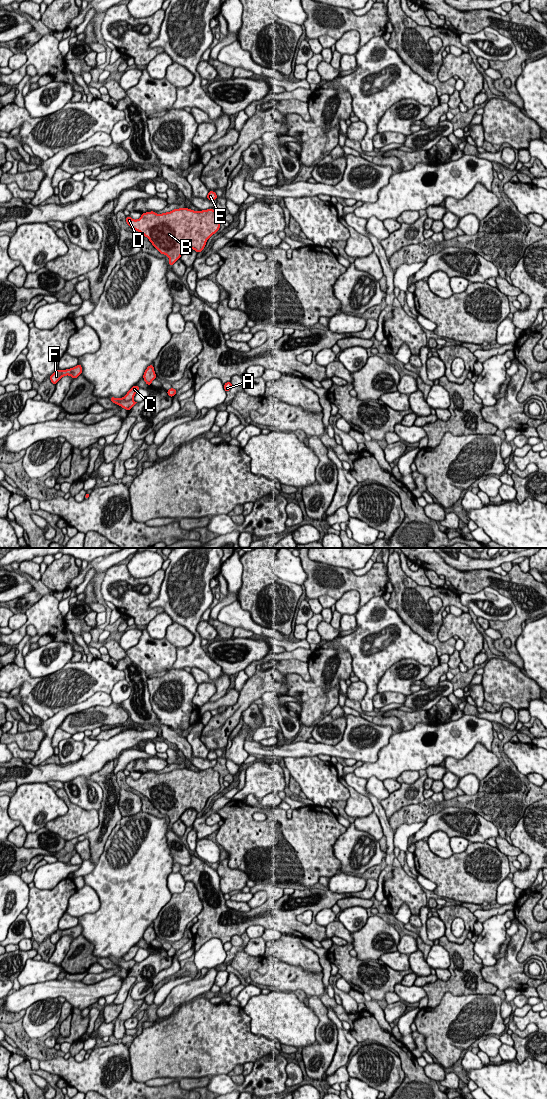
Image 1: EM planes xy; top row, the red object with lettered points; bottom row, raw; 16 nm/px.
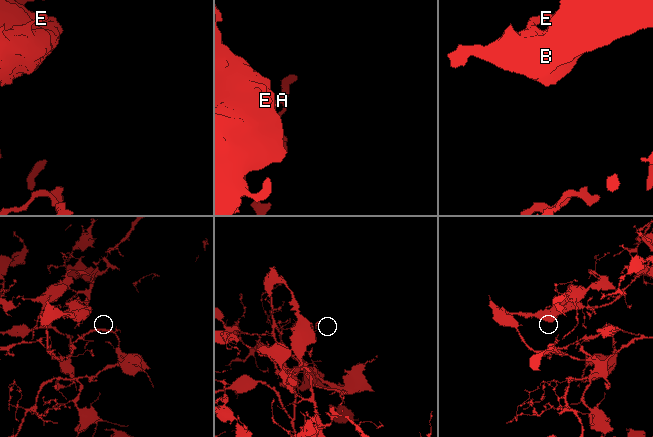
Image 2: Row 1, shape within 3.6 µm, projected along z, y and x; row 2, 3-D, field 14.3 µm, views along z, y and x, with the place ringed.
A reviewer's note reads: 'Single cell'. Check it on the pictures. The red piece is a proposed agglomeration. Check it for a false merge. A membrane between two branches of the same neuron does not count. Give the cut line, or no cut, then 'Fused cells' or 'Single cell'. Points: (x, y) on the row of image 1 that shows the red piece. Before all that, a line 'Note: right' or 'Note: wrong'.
Note: right
No split. Single cell

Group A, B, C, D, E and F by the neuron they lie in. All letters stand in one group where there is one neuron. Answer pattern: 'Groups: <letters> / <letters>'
Groups: A B C D E F

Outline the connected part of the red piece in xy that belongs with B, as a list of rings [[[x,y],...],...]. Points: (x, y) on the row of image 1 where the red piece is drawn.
[[[179,208],[162,214],[142,213],[137,220],[127,216],[126,223],[147,237],[161,254],[167,255],[172,266],[186,250],[194,249],[198,253],[204,249],[207,240],[220,229],[219,218],[219,213],[211,208],[202,211]]]

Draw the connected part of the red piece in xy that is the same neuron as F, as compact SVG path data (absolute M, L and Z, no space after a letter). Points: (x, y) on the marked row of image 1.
M78 364L77 366L70 368L70 369L66 369L66 370L60 370L58 369L56 372L54 372L53 374L51 374L50 376L50 381L53 384L57 384L57 382L66 375L71 376L73 379L77 378L79 375L81 375L82 373L82 366L80 364Z

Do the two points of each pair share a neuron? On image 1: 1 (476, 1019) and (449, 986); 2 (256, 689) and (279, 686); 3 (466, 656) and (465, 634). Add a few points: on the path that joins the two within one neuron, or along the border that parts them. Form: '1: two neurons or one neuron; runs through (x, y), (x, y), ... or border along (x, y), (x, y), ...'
1: two neurons; border along (480, 994), (453, 995), (446, 992), (436, 1007)
2: one neuron; runs through (262, 686), (273, 686)
3: one neuron; runs through (468, 651), (468, 639)

